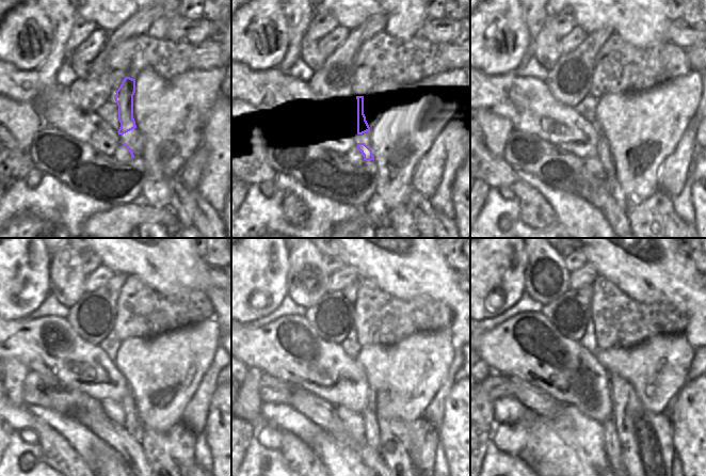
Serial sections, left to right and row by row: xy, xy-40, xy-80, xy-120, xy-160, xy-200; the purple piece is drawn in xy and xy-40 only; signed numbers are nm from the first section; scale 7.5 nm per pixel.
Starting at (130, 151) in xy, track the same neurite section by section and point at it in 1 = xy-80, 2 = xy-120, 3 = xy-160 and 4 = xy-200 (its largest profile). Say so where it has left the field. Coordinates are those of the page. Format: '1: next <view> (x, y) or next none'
1: next xy-80 (603, 153)
2: next xy-120 (132, 425)
3: next xy-160 (371, 434)
4: next xy-200 (612, 448)

